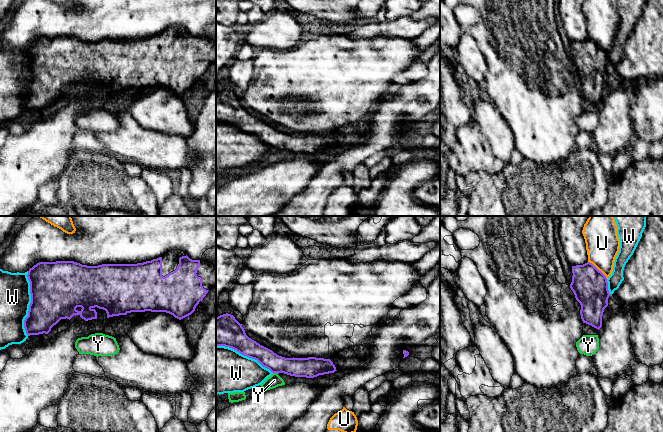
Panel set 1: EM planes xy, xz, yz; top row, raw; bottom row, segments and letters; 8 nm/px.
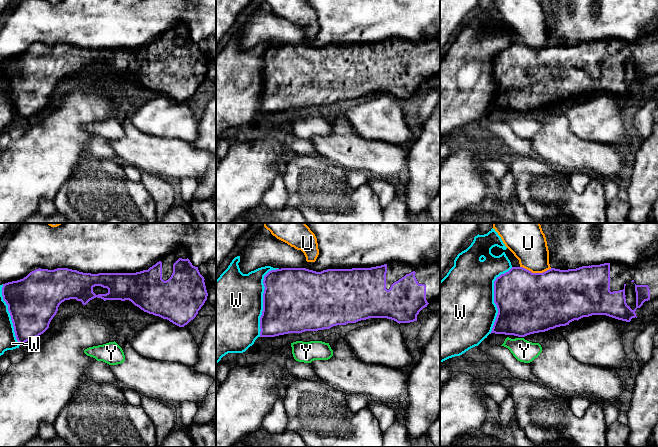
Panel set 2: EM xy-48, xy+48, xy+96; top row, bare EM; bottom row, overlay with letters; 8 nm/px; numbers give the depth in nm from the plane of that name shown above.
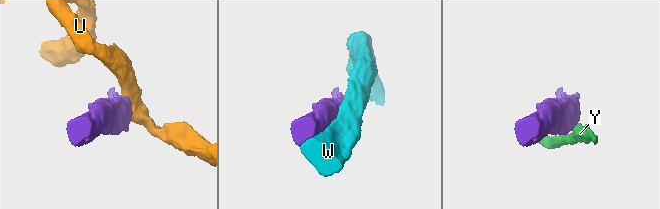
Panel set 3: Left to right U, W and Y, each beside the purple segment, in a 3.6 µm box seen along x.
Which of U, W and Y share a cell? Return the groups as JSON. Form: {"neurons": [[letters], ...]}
{"neurons": [["U"], ["W"], ["Y"]]}

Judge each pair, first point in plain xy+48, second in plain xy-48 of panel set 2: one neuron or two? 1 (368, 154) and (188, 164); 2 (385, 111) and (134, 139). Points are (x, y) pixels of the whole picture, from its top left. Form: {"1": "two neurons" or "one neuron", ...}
{"1": "one neuron", "2": "two neurons"}

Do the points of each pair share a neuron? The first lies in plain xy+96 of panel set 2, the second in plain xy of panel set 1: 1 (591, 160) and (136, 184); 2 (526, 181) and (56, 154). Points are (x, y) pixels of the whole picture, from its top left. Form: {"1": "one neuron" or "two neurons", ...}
{"1": "two neurons", "2": "two neurons"}

